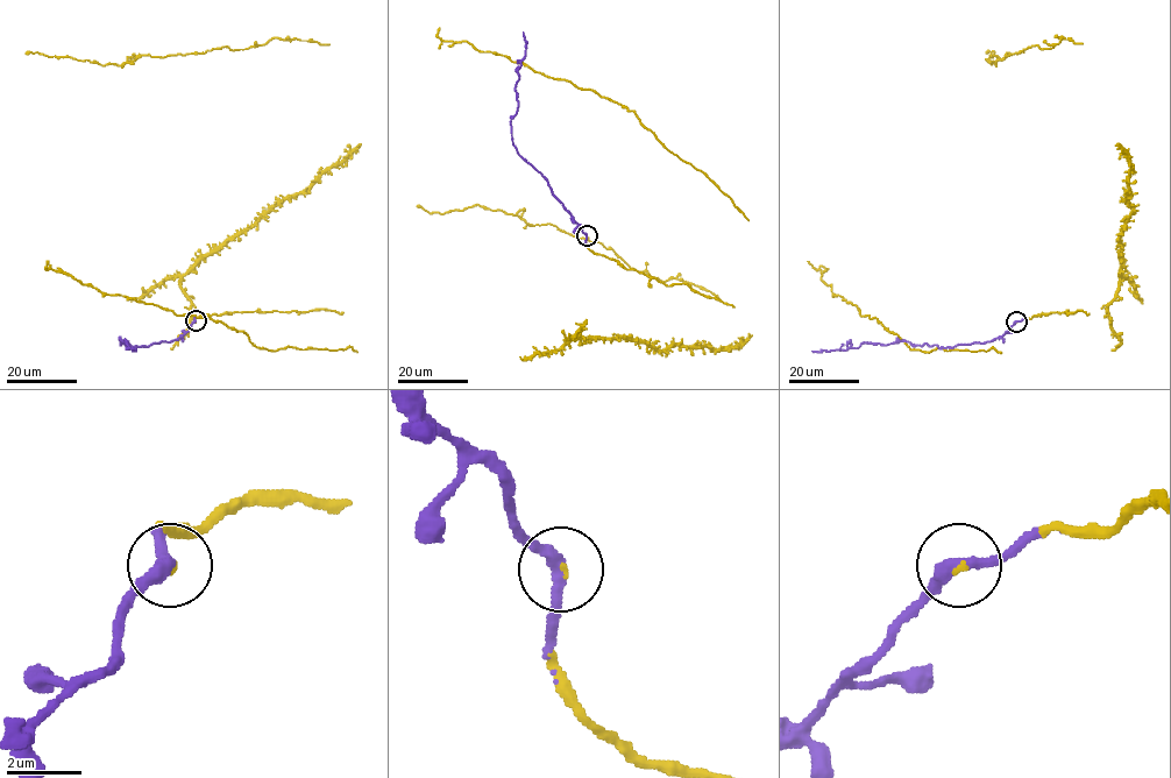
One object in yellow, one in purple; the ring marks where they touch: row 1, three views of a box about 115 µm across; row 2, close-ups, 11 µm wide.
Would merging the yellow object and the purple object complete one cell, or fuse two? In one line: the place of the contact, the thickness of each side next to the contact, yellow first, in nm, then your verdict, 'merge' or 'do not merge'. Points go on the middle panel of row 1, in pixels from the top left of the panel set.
(587, 235) | 70/340 nm | merge

